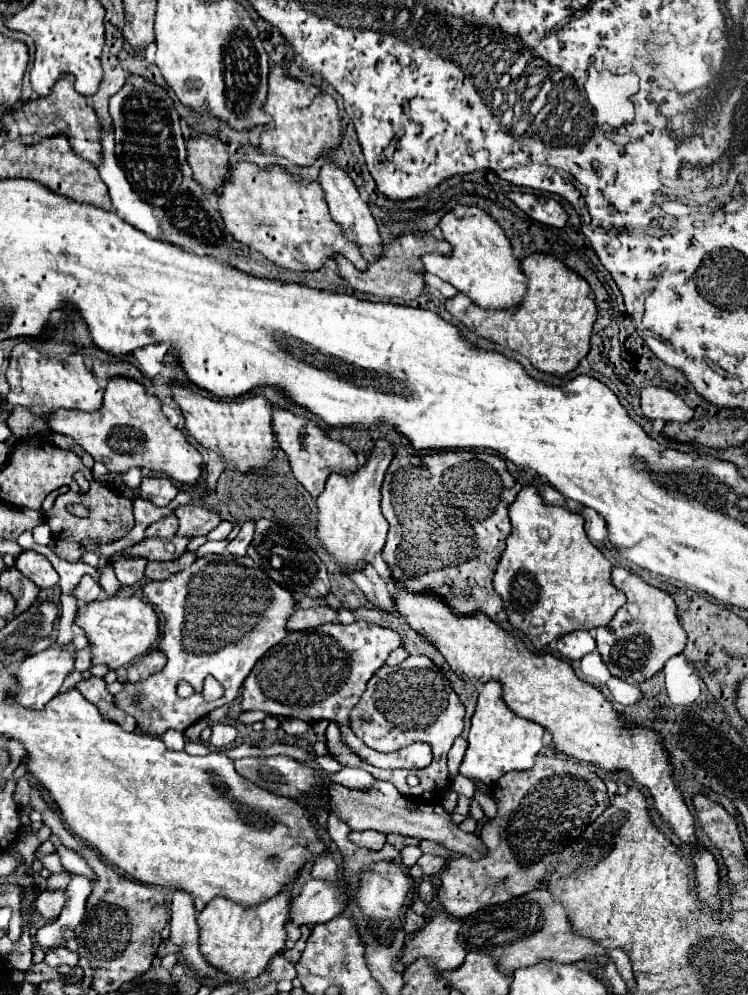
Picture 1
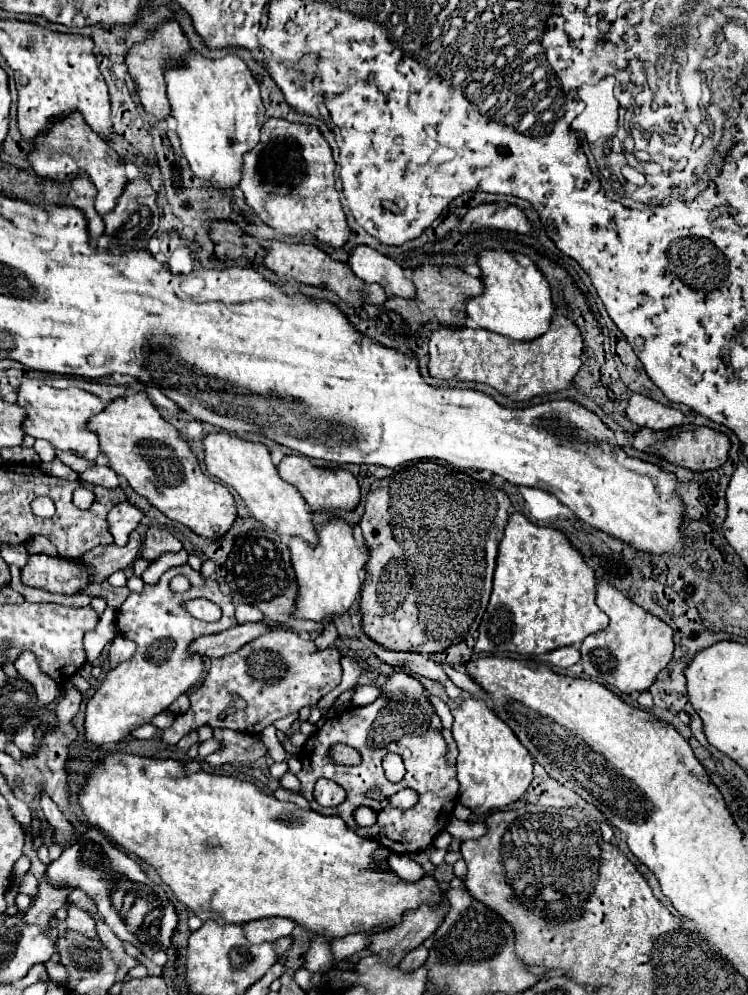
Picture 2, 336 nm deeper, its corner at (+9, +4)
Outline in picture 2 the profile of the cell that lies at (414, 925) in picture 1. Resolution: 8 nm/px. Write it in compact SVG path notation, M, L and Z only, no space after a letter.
M420 945L402 957L400 969L416 969L416 965L422 965L426 961L426 957L428 957L428 949L424 945Z

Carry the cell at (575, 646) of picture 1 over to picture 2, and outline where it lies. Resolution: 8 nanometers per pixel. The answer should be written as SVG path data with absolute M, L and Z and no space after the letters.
M558 647L548 653L548 661L556 667L570 667L580 661L580 651L576 647Z

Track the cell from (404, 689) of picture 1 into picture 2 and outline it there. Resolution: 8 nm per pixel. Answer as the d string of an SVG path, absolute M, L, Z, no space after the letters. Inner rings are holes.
M394 671L384 679L384 685L380 685L380 691L382 691L384 703L380 703L380 697L378 697L374 703L370 703L366 707L348 707L348 711L342 711L336 717L328 719L326 725L308 739L308 743L300 751L302 771L298 773L298 779L302 783L302 795L310 801L310 805L316 813L342 817L350 829L360 833L360 837L374 839L380 845L388 847L392 853L418 853L424 847L428 847L440 831L444 831L444 827L448 825L448 821L452 817L452 809L458 799L456 767L448 765L444 759L448 749L446 749L446 741L442 737L442 721L436 715L434 705L430 703L430 695L424 689L424 685L416 677L412 677L404 671ZM334 743L346 743L346 745L358 749L362 755L362 763L356 767L332 763L328 759L328 749ZM388 751L398 753L404 759L406 775L400 783L390 783L384 777L382 757ZM320 777L332 779L340 787L344 787L346 801L334 809L318 805L312 791ZM402 787L410 787L420 793L418 805L414 805L412 809L406 809L406 811L396 809L388 803L388 797L394 795L396 791L400 791ZM374 789L382 791L386 799L382 799L382 801L368 799L368 791L374 791ZM360 805L372 807L378 813L378 821L370 829L358 827L352 819L352 811Z

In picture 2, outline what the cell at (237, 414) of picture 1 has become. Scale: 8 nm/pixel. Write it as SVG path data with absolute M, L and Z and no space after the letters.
M226 431L210 433L204 437L204 463L210 475L218 477L224 485L232 487L244 499L254 519L268 525L280 535L298 535L308 543L316 543L308 503L302 499L300 493L296 493L294 485L288 485L284 479L278 477L276 465L272 463L266 445L234 437Z

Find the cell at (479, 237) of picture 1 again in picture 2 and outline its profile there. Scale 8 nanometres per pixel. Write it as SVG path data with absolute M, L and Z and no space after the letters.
M486 249L478 253L478 267L482 271L484 291L464 301L466 315L482 329L496 331L510 339L536 339L540 337L552 319L554 305L548 281L538 267L522 253Z

